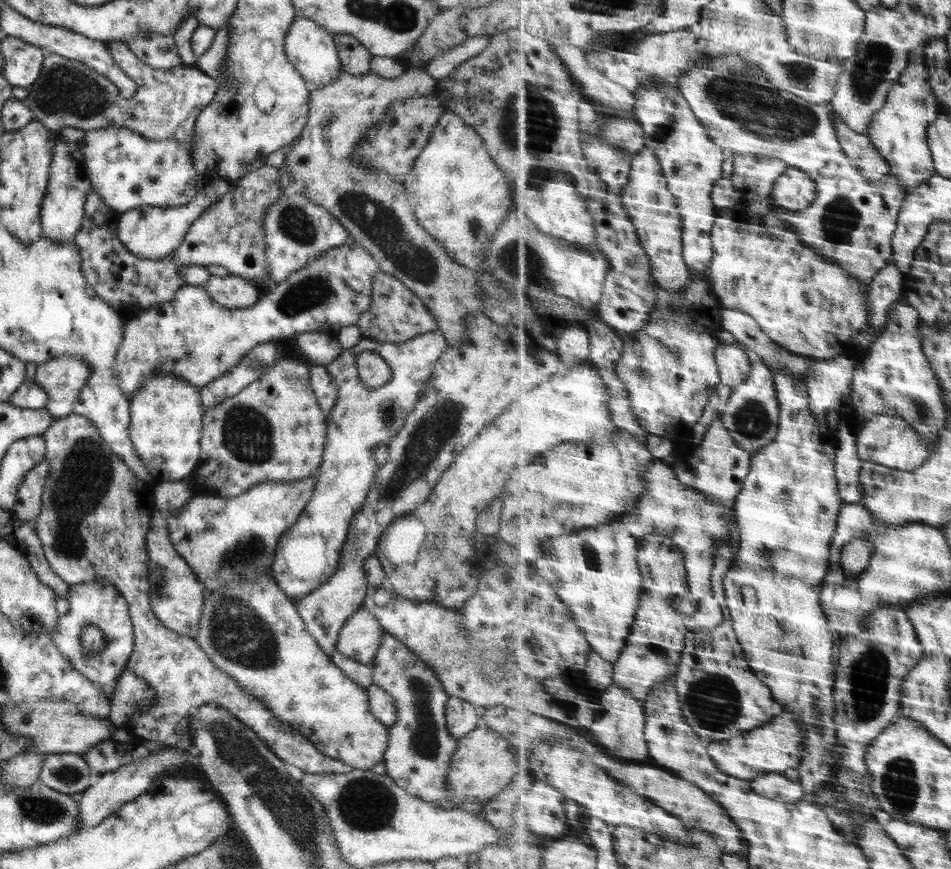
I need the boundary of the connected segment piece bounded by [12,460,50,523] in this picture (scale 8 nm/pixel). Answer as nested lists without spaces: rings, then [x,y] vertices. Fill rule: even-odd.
[[[42,460],[38,466],[35,466],[26,473],[18,486],[16,502],[12,511],[24,522],[32,523],[32,520],[40,514],[42,493],[44,490],[44,481],[49,473],[48,462]]]

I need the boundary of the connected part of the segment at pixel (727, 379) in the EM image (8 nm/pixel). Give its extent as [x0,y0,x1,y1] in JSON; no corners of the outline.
[717,341,753,387]

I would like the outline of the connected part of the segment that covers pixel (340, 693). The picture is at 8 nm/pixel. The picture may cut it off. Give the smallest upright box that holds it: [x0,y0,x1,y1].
[194,572,389,770]

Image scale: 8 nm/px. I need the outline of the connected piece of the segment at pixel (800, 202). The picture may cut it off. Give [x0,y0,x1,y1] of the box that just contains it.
[774,167,820,210]

